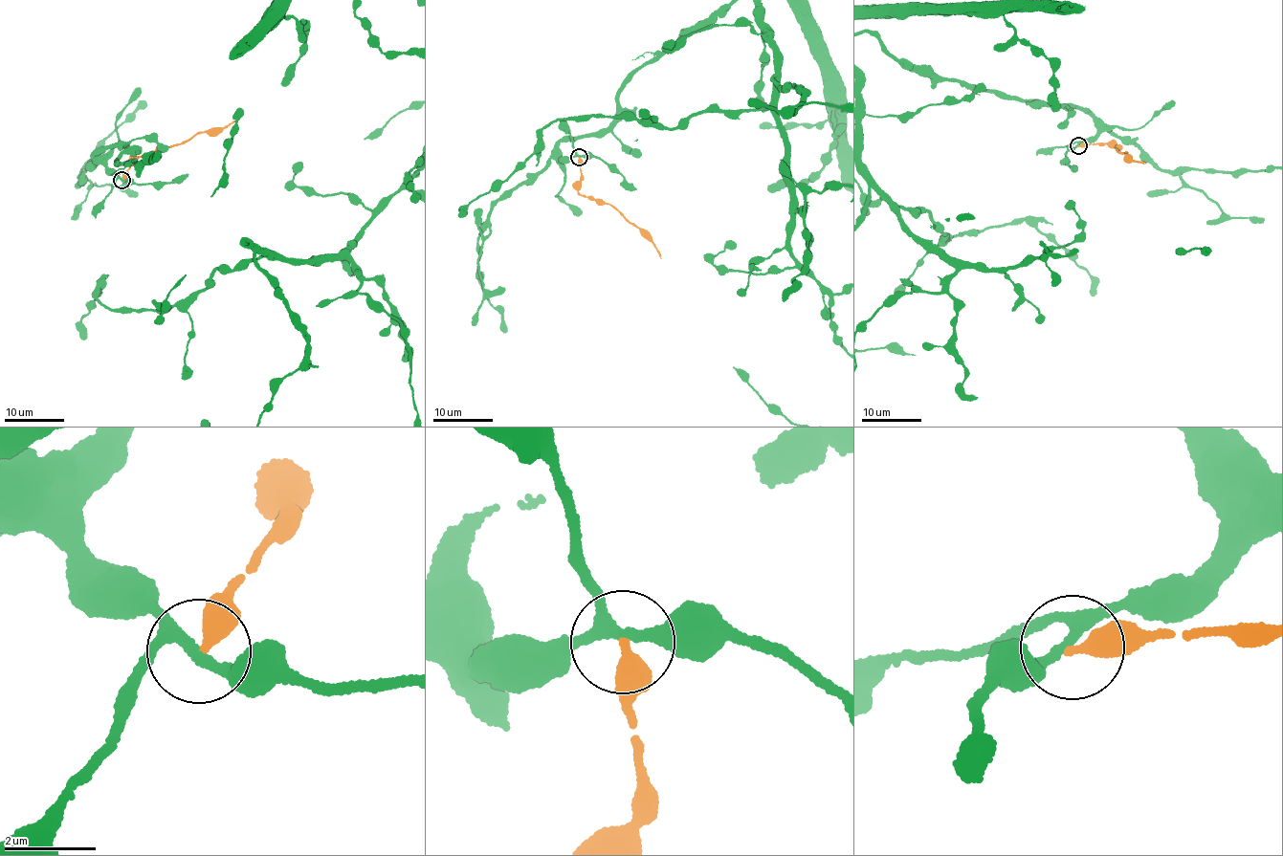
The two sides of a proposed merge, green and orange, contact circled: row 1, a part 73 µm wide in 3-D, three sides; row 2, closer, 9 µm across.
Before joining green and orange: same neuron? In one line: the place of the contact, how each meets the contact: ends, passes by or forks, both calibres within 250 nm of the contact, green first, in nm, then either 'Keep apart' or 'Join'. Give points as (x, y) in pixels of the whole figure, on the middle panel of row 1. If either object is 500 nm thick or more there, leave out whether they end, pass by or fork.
Place: (579, 157). At the ring green forks. At the ring orange ends. Thickness 200 nm (green) against 340 nm. Keep apart

